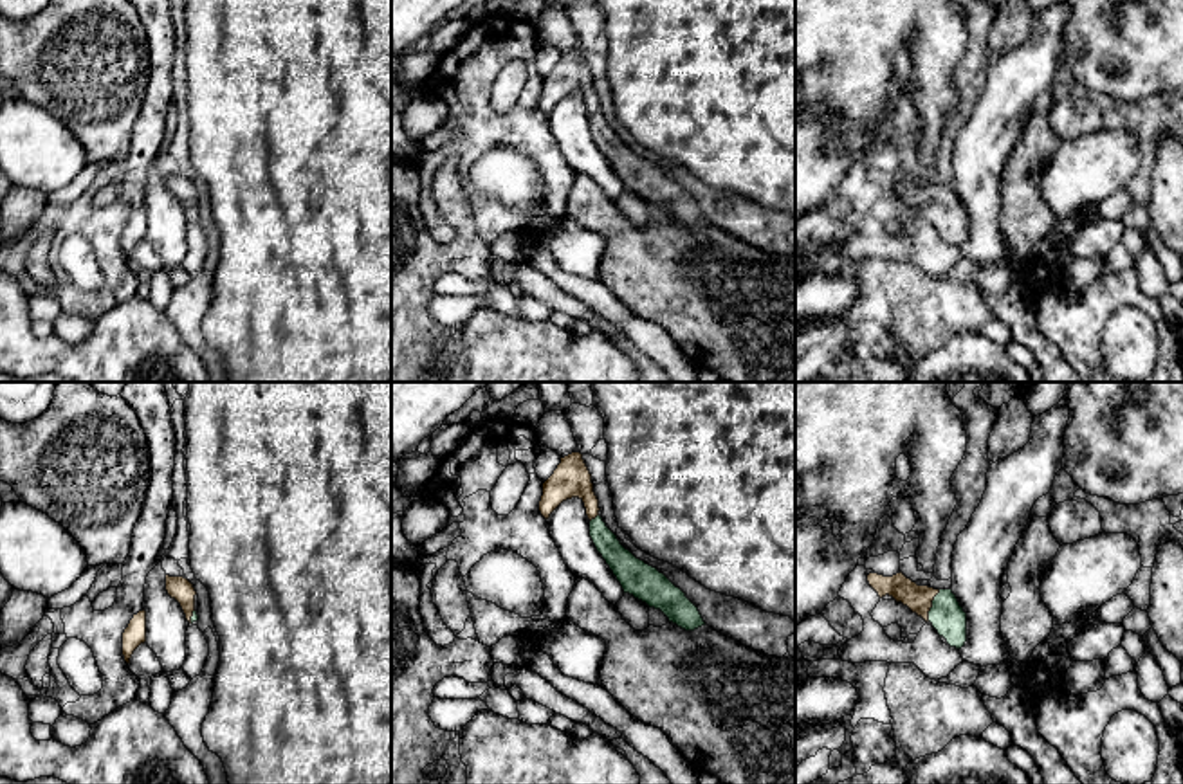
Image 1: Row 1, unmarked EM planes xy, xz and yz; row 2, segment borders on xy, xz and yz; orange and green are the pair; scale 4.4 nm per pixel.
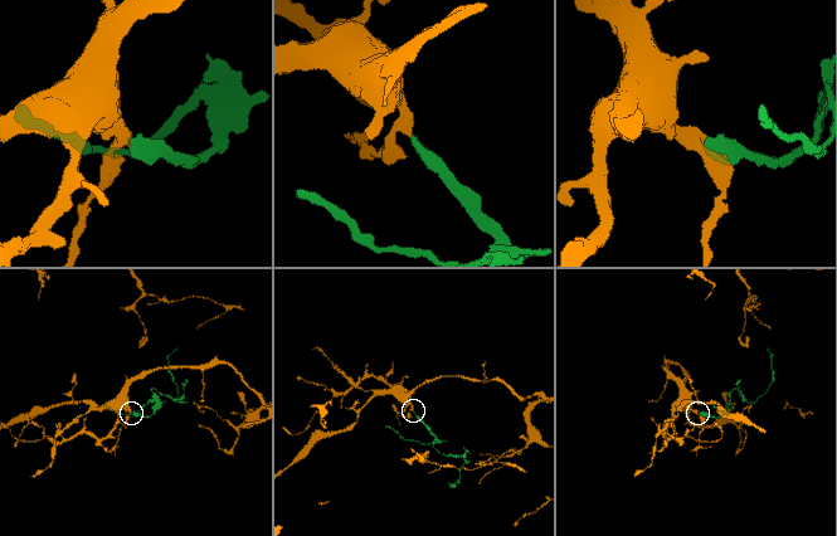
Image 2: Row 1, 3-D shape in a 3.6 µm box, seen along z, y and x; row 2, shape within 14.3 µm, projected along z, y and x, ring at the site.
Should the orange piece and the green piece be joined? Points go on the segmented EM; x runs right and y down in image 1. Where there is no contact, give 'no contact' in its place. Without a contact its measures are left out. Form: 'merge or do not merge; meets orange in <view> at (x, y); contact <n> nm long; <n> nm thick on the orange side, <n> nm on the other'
merge; meets orange in yz at (931, 606); contact 160 nm long; 120 nm thick on the orange side, 160 nm on the other

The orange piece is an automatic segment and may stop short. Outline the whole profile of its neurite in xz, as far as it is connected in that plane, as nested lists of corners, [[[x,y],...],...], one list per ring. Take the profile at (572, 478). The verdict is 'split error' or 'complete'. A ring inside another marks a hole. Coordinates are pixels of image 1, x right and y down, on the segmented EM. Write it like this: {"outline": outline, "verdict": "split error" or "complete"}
{"outline": [[[581,452],[561,458],[554,474],[543,483],[539,512],[545,519],[566,499],[579,497],[590,519],[590,537],[602,555],[624,593],[660,609],[669,622],[685,631],[705,625],[698,607],[656,568],[637,559],[599,515],[599,499],[593,492],[592,474]]], "verdict": "split error"}

